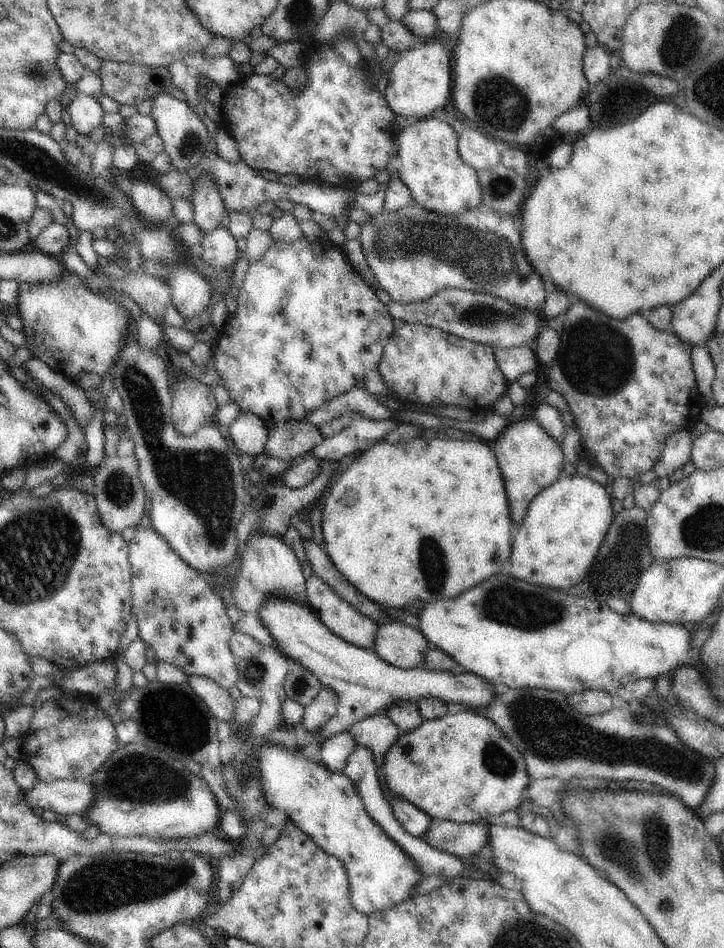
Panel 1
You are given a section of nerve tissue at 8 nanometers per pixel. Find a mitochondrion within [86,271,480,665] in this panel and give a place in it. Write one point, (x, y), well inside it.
(201, 480)

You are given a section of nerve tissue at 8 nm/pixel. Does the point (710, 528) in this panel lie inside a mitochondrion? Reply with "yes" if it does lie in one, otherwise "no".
yes

